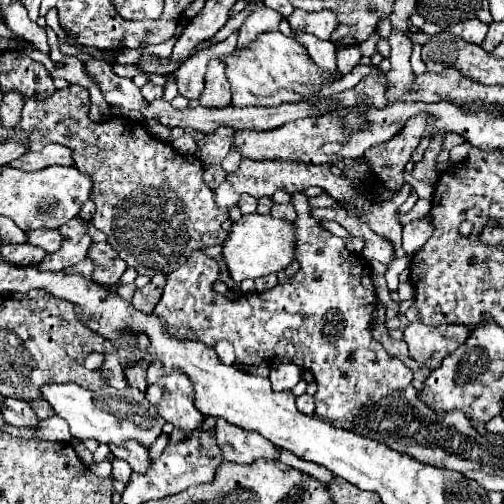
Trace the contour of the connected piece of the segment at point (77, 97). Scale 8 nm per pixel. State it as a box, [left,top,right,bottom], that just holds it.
[20,86,228,276]

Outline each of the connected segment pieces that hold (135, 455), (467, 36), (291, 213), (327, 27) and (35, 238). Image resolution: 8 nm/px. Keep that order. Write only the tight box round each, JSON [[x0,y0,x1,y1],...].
[[110,442,150,474],[448,18,488,44],[270,202,296,220],[288,8,338,40],[26,230,62,252]]

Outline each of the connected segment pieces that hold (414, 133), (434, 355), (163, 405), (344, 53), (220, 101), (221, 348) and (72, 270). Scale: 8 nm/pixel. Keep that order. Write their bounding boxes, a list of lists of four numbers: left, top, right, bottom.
[[364,112,428,192],[404,322,468,370],[146,368,204,432],[336,44,362,74],[200,60,232,108],[215,340,234,365],[62,258,94,278]]

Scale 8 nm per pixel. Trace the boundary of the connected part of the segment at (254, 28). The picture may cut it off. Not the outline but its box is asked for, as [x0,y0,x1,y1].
[236,8,282,50]

